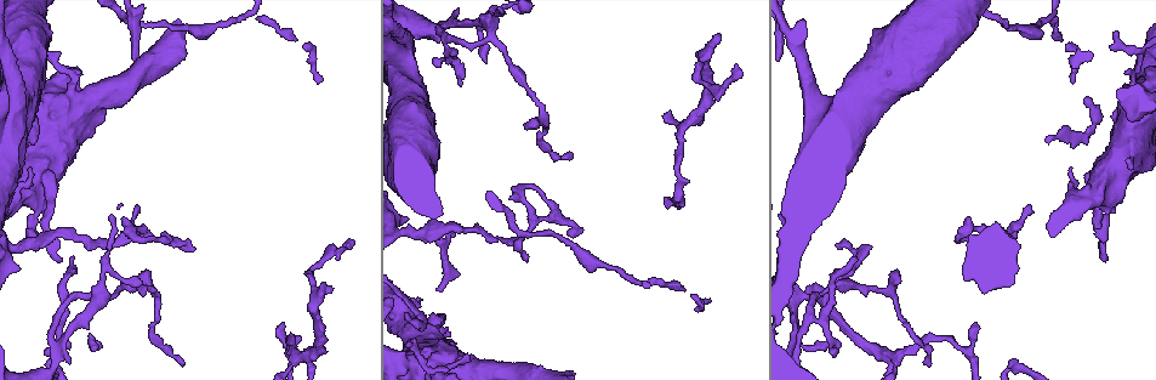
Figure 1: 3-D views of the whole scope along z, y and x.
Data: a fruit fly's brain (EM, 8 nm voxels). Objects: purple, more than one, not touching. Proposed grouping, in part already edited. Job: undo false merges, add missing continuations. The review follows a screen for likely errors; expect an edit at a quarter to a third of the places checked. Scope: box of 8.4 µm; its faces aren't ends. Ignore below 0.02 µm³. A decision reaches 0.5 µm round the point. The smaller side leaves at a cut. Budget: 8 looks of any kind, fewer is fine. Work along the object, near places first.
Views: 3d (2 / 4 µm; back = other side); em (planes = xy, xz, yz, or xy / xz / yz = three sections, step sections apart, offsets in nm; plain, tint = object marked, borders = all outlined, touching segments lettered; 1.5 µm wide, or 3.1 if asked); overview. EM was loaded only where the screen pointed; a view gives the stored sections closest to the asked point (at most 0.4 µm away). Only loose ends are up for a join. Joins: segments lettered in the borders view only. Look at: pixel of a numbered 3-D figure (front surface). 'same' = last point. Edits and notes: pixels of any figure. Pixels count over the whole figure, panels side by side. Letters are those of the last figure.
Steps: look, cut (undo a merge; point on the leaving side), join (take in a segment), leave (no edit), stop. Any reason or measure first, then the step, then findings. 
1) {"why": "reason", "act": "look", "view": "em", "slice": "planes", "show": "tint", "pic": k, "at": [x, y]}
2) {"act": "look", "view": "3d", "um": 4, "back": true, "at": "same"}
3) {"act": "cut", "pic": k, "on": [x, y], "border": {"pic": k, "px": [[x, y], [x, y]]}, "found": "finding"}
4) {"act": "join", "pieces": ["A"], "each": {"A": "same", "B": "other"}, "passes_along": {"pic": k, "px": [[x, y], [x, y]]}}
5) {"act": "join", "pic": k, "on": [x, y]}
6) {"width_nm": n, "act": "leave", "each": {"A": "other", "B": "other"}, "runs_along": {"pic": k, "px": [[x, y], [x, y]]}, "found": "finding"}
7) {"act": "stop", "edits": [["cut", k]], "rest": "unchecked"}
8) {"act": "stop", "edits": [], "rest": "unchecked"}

{"why": "branch stops here", "act": "look", "view": "3d", "um": 2, "pic": 1, "at": [718, 33]}

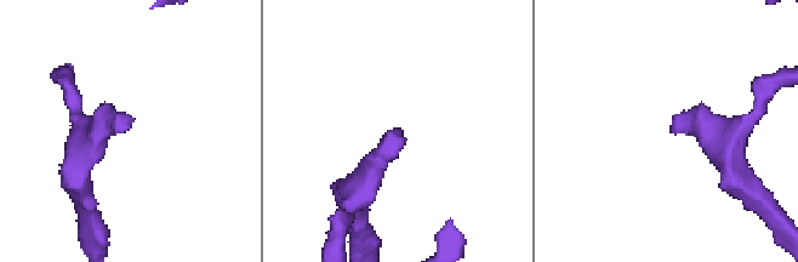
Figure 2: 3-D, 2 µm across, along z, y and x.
{"act": "look", "view": "em", "slice": "xz", "step": 8, "show": "borders", "pic": 2, "at": [671, 130]}

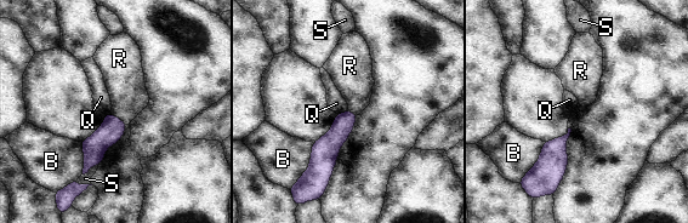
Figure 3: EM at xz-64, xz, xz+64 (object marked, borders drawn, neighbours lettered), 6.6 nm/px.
{"act": "look", "view": "em", "slice": "planes", "show": "borders", "at": "same"}

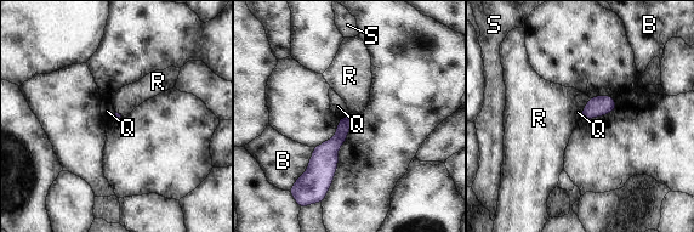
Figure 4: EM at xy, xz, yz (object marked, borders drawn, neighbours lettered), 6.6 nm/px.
{"act": "join", "pieces": ["R"], "each": {"B": "other", "Q": "other", "R": "same", "S": "other"}, "passes_along": {"pic": 4, "px": [[598, 106], [586, 106], [549, 109]]}, "found": "the neuron continues"}

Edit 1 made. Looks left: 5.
{"why": "see it whole again", "act": "look", "view": "overview"}

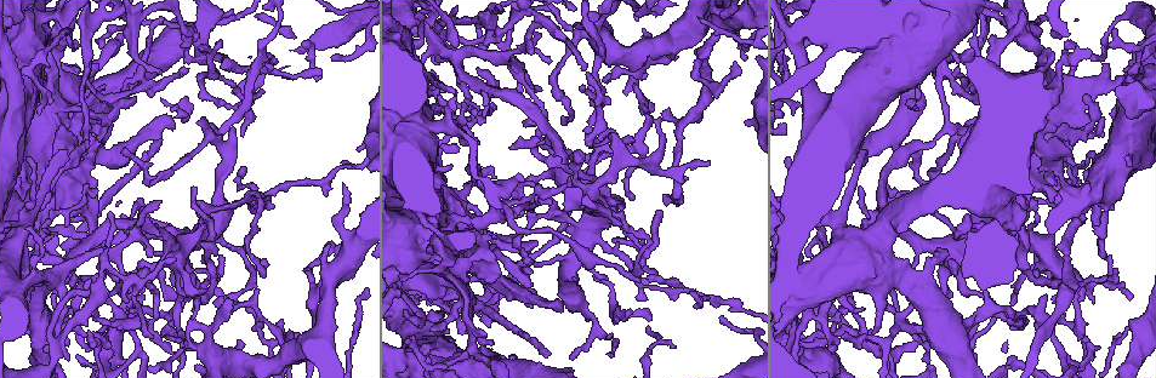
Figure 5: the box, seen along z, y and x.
{"why": "sharp bend", "act": "look", "view": "em", "slice": "planes", "show": "plain", "pic": 5, "at": [697, 113]}

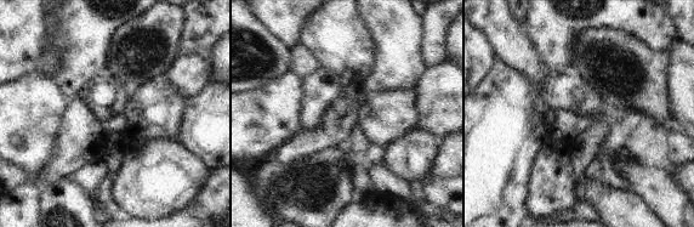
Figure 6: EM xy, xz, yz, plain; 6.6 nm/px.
{"act": "look", "view": "em", "slice": "planes", "show": "borders", "at": "same"}

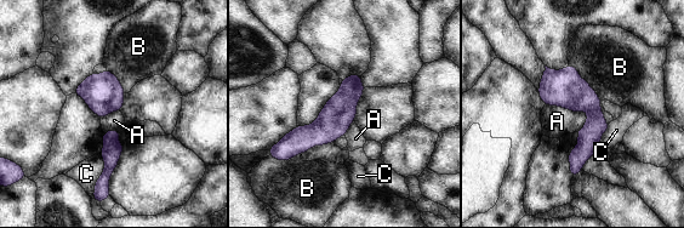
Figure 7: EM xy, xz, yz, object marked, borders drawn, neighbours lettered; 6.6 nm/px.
{"width_nm": 220, "longest_contact_nm": ["B", 400], "act": "leave", "each": {"A": "other", "B": "other", "C": "other"}, "found": "one neuron here"}

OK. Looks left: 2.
{"act": "look", "view": "3d", "um": 2, "pic": 5, "at": [631, 270]}

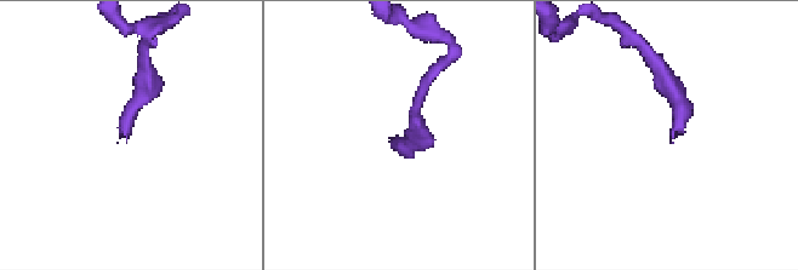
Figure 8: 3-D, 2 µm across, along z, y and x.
{"act": "look", "view": "em", "slice": "xy", "step": 8, "show": "borders", "pic": 8, "at": [676, 135]}

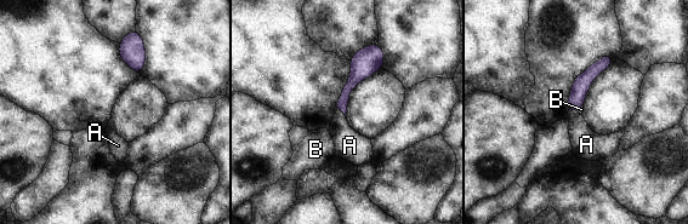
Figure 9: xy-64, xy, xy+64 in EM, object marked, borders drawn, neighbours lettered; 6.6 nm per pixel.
{"longest_contact_nm": ["A", 80], "act": "join", "pieces": ["A"], "each": {"A": "same", "B": "other"}, "found": "it goes on there"}

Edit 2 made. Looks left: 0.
{"act": "stop", "edits": [["join", 4], ["join", 9]], "rest": "unchecked"}

